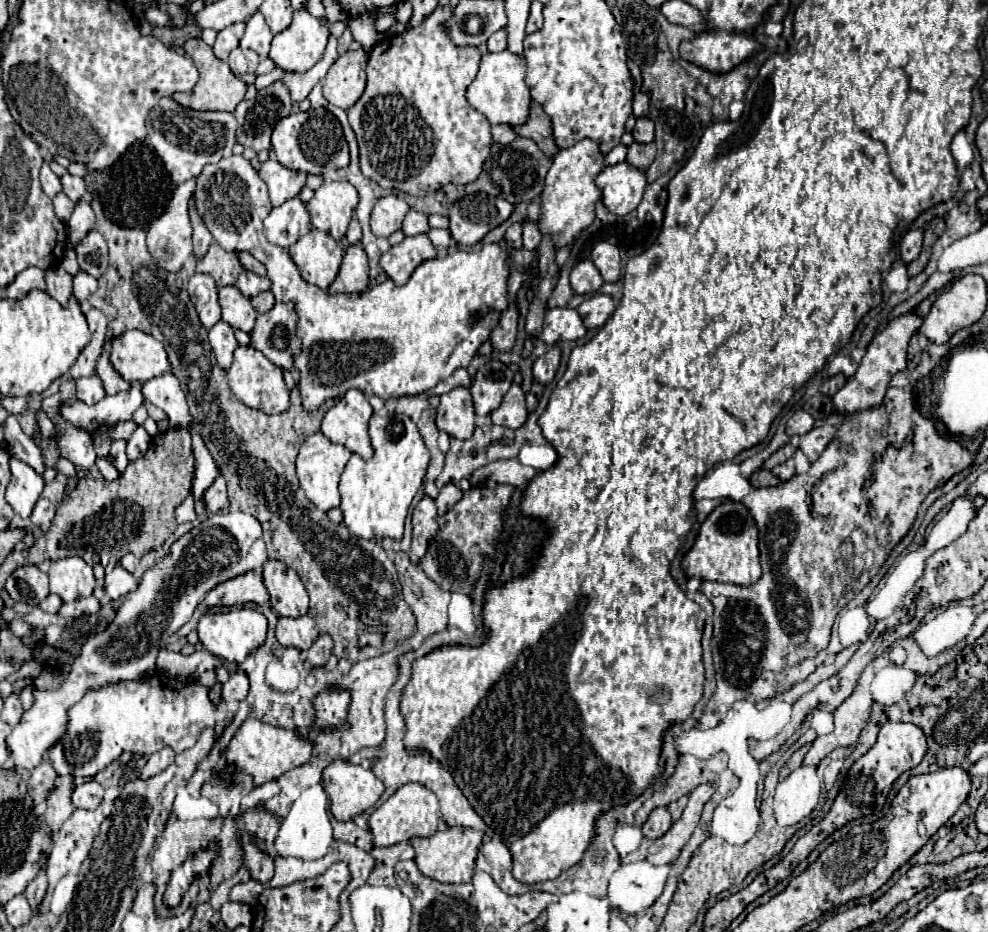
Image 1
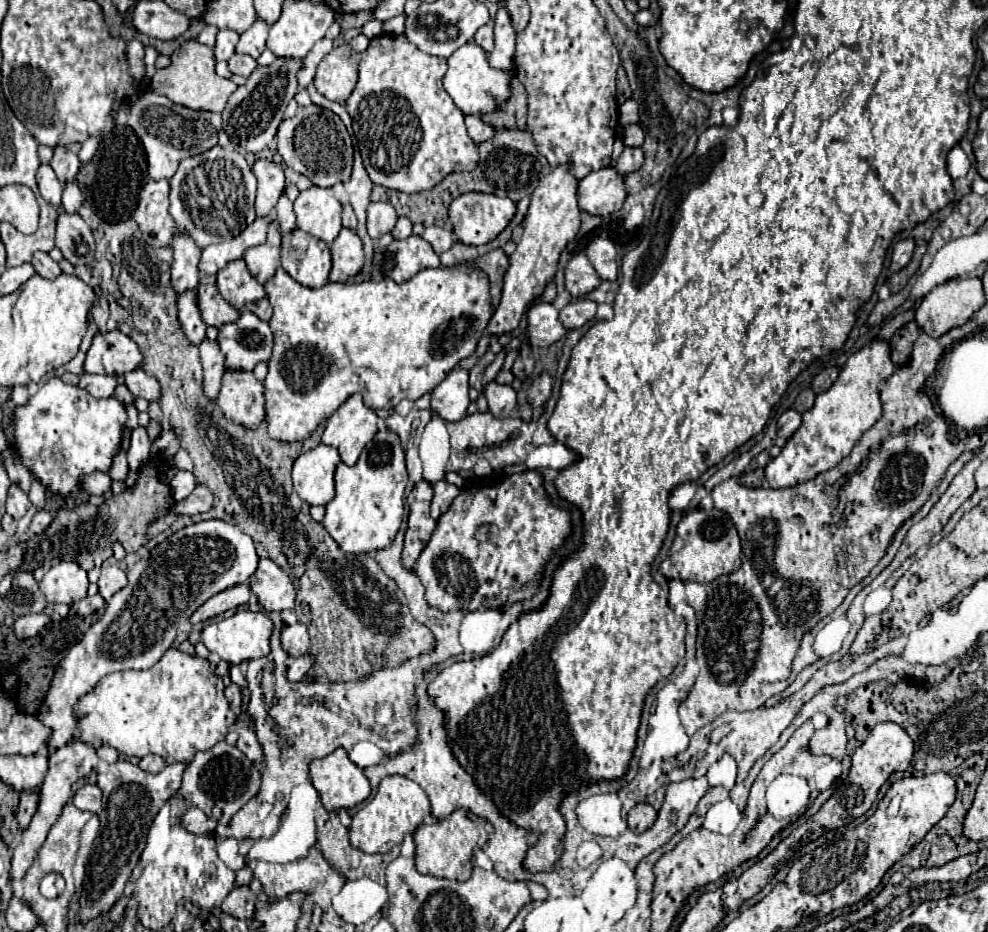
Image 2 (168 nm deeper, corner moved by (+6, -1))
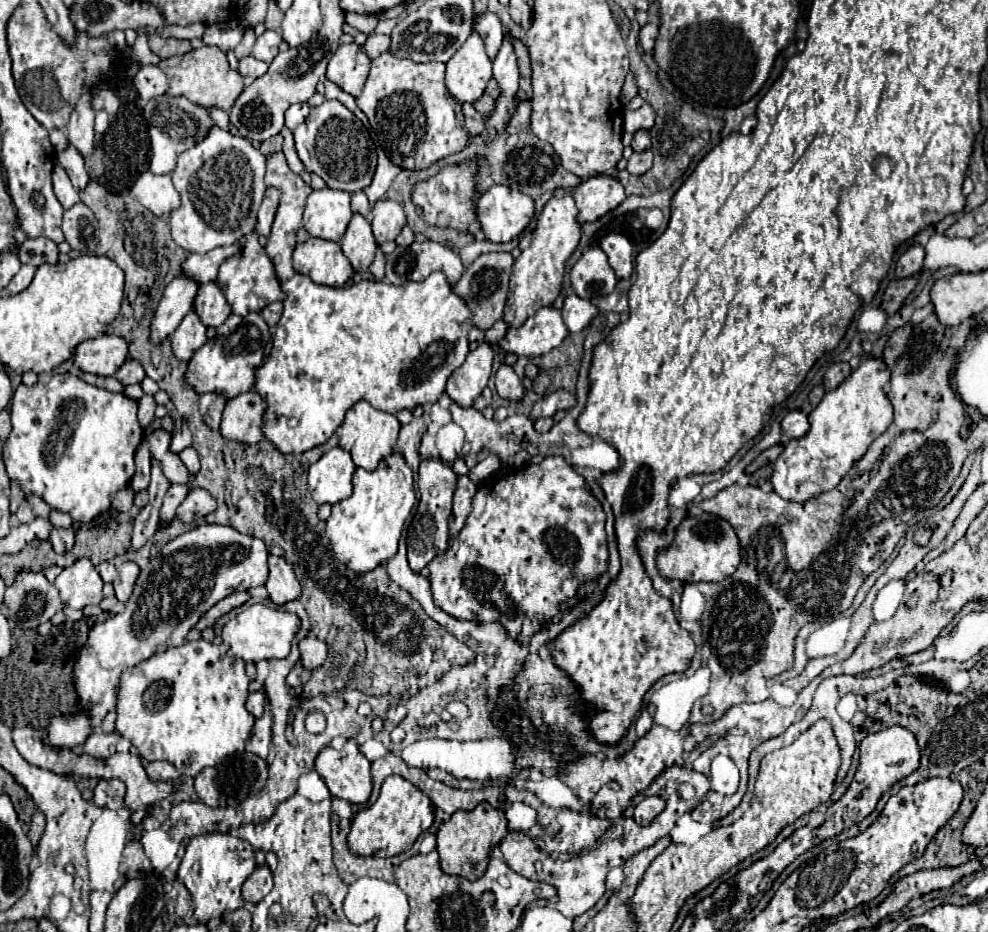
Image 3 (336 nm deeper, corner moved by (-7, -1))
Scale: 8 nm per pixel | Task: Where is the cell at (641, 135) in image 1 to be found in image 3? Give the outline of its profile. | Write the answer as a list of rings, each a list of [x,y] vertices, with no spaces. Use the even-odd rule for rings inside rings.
[[[639,130],[633,134],[633,142],[631,142],[631,148],[635,152],[643,152],[651,146],[651,136],[649,136],[649,130]]]

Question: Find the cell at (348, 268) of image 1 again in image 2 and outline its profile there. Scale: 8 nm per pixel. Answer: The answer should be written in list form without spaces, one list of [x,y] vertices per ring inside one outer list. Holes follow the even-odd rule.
[[[342,228],[338,238],[330,244],[330,252],[332,252],[332,270],[330,270],[332,282],[348,282],[362,270],[364,252],[362,242],[354,230]]]

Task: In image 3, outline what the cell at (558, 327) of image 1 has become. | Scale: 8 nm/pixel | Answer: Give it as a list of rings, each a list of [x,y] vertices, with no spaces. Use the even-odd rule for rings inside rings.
[[[541,308],[523,326],[507,326],[505,336],[497,342],[501,352],[513,352],[517,356],[543,356],[557,348],[567,336],[567,326],[561,318],[561,310]]]

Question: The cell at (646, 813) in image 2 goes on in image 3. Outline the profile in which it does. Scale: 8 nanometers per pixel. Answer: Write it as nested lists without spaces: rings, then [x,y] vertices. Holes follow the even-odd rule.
[[[647,796],[635,806],[633,820],[641,826],[647,826],[653,822],[655,816],[659,816],[663,812],[663,808],[665,808],[665,800],[661,796]]]

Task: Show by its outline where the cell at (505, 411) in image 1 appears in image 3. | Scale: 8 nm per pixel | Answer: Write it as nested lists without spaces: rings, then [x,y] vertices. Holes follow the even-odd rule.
[[[501,364],[495,372],[495,388],[501,398],[507,398],[511,402],[517,402],[523,396],[523,384],[513,368],[507,364]]]

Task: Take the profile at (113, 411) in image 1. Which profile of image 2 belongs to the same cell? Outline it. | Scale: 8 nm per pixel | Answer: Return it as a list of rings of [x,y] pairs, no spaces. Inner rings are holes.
[[[50,378],[30,396],[26,406],[14,412],[16,448],[22,462],[50,492],[68,496],[80,486],[86,472],[108,470],[112,456],[118,452],[124,422],[126,406],[114,396],[94,398],[78,386]]]

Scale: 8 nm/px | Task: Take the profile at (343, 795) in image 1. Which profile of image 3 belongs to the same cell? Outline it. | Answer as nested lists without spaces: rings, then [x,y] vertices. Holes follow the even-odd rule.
[[[347,740],[341,750],[333,746],[323,748],[315,760],[315,770],[325,780],[329,792],[351,804],[363,804],[371,796],[373,780],[369,766],[355,740]]]

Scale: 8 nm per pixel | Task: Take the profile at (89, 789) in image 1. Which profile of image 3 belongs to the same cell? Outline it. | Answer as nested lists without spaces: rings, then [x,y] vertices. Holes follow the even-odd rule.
[[[117,778],[99,780],[99,784],[95,788],[95,794],[93,794],[93,802],[101,808],[121,810],[121,808],[125,808],[123,796],[125,796],[125,784],[121,780],[117,780]]]

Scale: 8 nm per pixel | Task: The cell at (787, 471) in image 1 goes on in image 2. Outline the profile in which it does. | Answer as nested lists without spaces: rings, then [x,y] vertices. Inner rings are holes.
[[[876,338],[858,352],[854,352],[840,370],[840,376],[836,378],[832,388],[818,394],[814,408],[802,414],[802,426],[798,428],[798,432],[764,468],[770,488],[788,488],[806,482],[816,474],[834,468],[844,456],[848,456],[864,430],[868,430],[882,416],[878,386],[880,382],[890,378],[894,370],[896,366],[890,360],[888,340]]]

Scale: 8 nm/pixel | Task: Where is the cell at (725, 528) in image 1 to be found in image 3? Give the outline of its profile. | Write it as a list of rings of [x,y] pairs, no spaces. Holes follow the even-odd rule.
[[[701,514],[697,518],[683,518],[675,530],[673,542],[657,554],[657,568],[663,578],[677,578],[681,582],[723,582],[731,576],[741,562],[739,538],[731,524],[713,514]]]

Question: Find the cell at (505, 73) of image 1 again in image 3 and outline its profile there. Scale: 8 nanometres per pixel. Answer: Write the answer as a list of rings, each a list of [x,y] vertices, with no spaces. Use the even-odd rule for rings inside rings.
[[[475,32],[445,66],[445,86],[459,102],[477,100],[483,94],[487,80],[491,78],[491,60],[485,54],[483,40]]]

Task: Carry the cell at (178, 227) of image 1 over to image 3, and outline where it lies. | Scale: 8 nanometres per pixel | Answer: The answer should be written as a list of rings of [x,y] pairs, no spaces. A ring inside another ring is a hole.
[[[145,170],[135,176],[131,184],[131,194],[153,214],[167,218],[171,210],[179,206],[179,194],[173,188],[173,182],[167,174],[155,176],[153,172]]]

